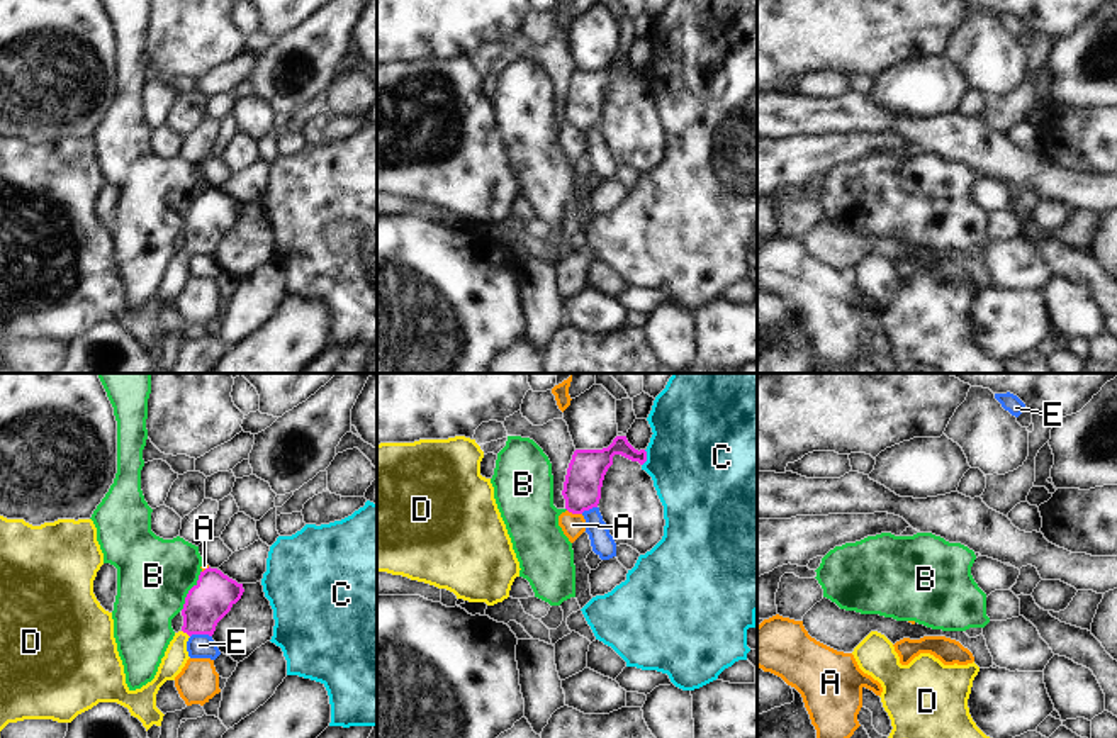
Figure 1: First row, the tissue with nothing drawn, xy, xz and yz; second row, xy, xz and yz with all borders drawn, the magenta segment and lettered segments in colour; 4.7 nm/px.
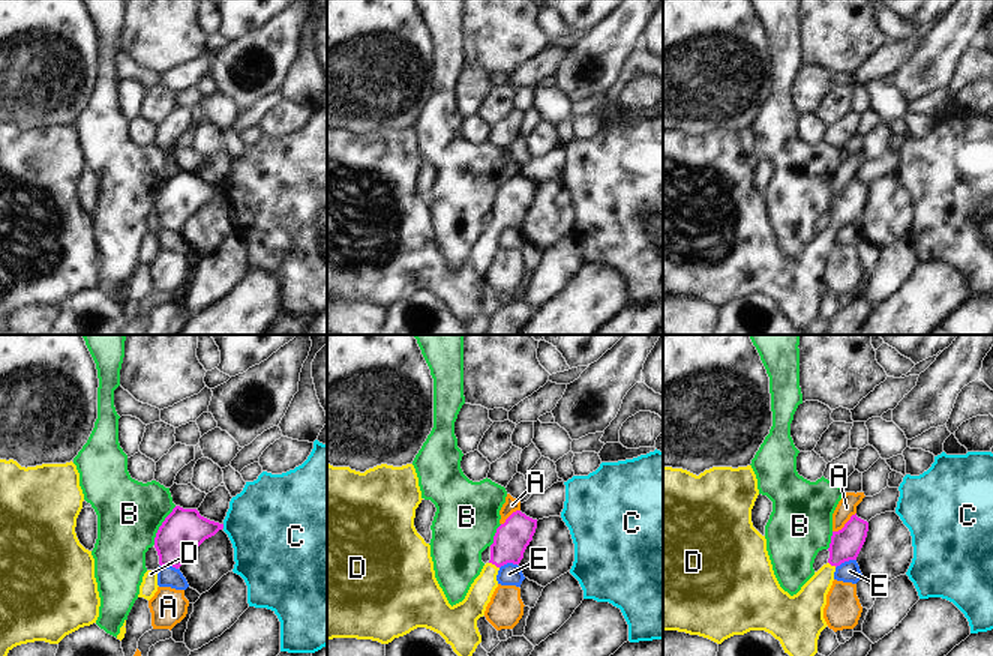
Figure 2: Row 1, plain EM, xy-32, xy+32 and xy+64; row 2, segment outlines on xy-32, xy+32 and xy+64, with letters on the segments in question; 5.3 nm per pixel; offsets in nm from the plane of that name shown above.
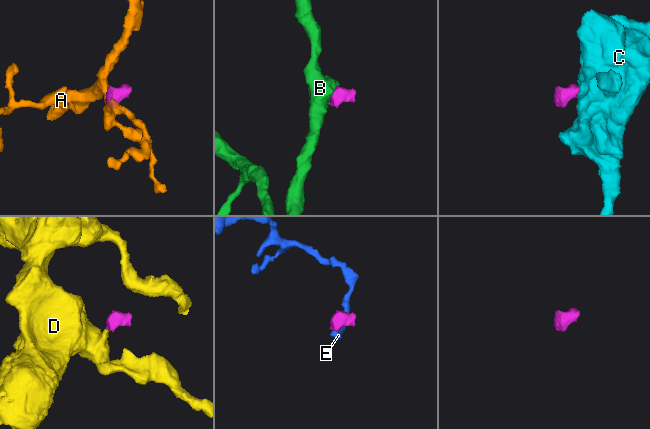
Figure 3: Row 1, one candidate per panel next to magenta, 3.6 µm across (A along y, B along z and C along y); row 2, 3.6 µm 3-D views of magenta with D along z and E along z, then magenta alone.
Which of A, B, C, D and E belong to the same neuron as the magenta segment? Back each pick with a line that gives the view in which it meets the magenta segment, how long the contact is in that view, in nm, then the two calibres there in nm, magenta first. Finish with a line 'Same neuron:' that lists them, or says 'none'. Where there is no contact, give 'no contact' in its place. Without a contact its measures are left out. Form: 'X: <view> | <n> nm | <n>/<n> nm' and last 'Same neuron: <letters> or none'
D: xy | 50 nm | 200/110 nm
Same neuron: D

